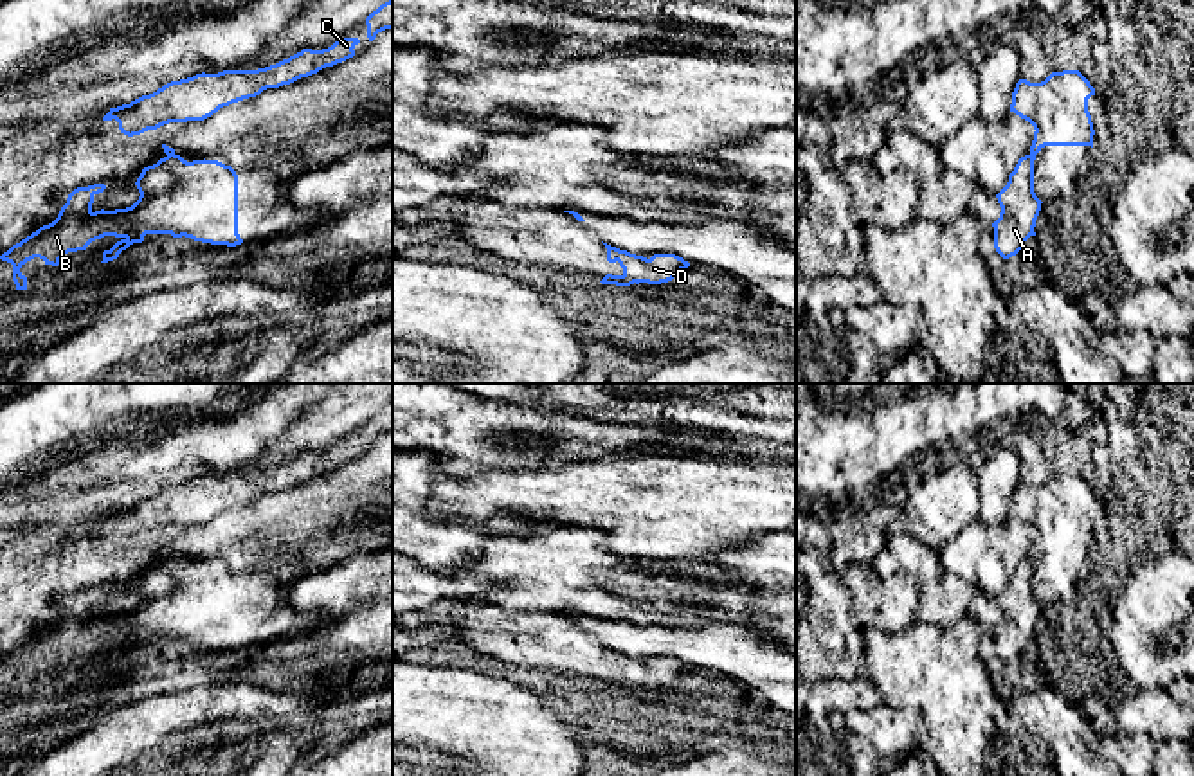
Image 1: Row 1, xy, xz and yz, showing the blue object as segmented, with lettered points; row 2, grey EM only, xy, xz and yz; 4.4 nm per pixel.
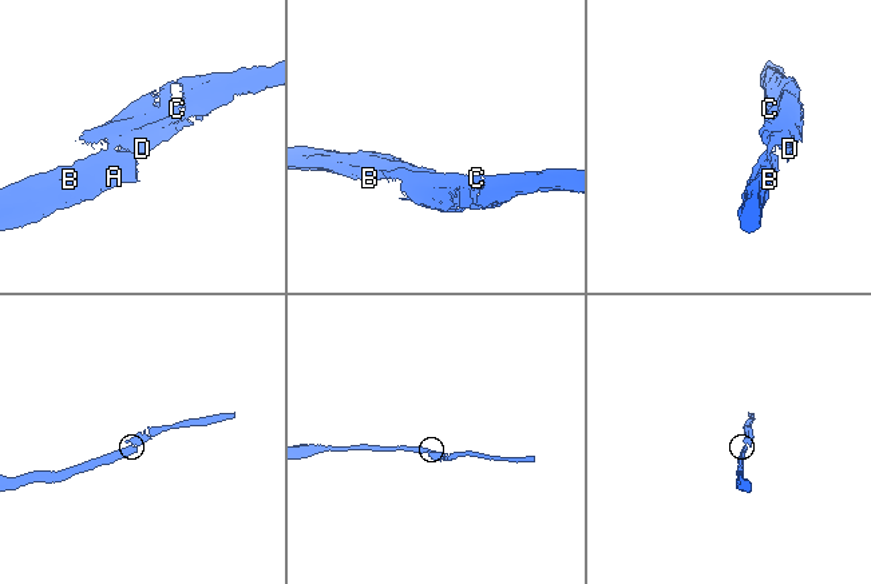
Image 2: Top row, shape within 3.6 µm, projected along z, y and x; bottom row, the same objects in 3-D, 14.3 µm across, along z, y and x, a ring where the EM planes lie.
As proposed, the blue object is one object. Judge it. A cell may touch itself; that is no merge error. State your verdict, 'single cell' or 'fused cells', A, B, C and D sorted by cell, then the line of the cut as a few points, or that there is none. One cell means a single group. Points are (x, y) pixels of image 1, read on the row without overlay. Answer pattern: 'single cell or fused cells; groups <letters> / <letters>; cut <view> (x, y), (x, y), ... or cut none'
fused cells; groups A B / C D; cut yz (1031, 557), (1034, 562)

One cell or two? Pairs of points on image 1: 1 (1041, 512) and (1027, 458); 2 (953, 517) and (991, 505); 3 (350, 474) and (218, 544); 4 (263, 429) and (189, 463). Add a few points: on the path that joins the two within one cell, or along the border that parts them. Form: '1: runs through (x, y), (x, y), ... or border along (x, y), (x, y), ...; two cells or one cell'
1: border along (1052, 476), (1040, 485), (1022, 483); two cells
2: border along (975, 472), (980, 517); two cells
3: runs through (317, 506), (296, 528), (269, 535), (251, 535); one cell
4: runs through (245, 434), (226, 443), (208, 445); one cell

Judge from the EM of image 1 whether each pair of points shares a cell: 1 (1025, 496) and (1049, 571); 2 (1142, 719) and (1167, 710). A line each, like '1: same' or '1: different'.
1: same
2: same

